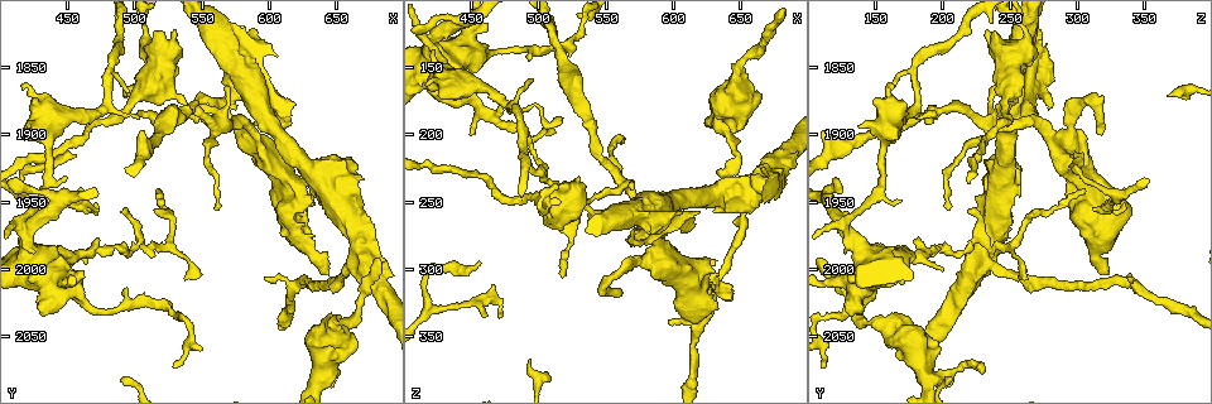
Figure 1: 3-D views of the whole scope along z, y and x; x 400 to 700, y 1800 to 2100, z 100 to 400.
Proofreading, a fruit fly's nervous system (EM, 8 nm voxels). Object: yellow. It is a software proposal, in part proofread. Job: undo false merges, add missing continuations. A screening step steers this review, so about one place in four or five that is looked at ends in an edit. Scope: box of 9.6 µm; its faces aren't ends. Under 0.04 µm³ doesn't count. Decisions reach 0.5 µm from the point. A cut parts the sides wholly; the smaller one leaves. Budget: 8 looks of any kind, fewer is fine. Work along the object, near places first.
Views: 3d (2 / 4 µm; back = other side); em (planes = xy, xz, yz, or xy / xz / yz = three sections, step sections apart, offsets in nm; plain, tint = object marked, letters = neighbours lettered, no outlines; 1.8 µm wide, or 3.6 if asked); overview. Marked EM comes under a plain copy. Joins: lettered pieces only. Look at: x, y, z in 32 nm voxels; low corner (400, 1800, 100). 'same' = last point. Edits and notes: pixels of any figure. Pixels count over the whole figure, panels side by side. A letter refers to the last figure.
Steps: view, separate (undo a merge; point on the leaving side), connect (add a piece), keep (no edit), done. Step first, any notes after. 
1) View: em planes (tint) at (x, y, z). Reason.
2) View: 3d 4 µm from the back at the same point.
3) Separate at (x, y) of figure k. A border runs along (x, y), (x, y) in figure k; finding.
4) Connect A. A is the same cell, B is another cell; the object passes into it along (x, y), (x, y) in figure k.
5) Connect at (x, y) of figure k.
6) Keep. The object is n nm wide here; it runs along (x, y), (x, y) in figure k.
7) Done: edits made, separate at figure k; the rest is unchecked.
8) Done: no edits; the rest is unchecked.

View: em yz step 4 (tint) at (456, 1918, 292). Thin end.

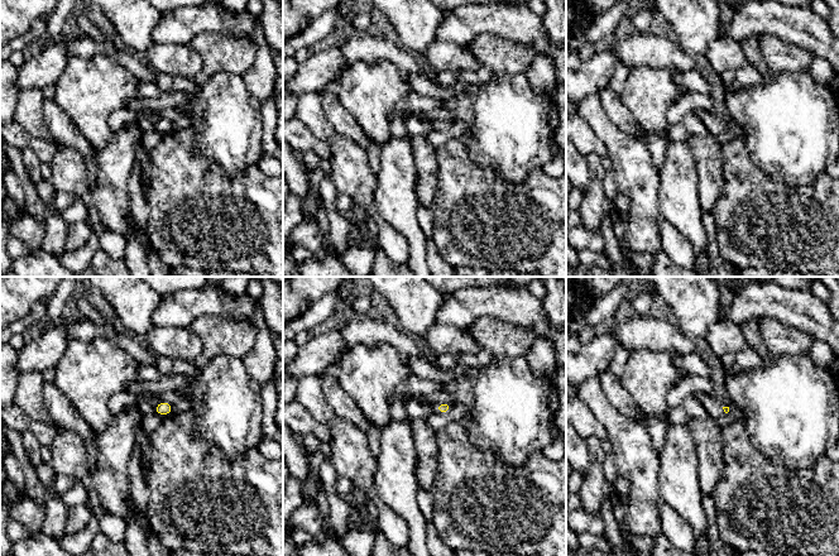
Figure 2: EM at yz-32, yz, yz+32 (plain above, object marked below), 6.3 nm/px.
View: em planes (letters) at the same point. Another direction.

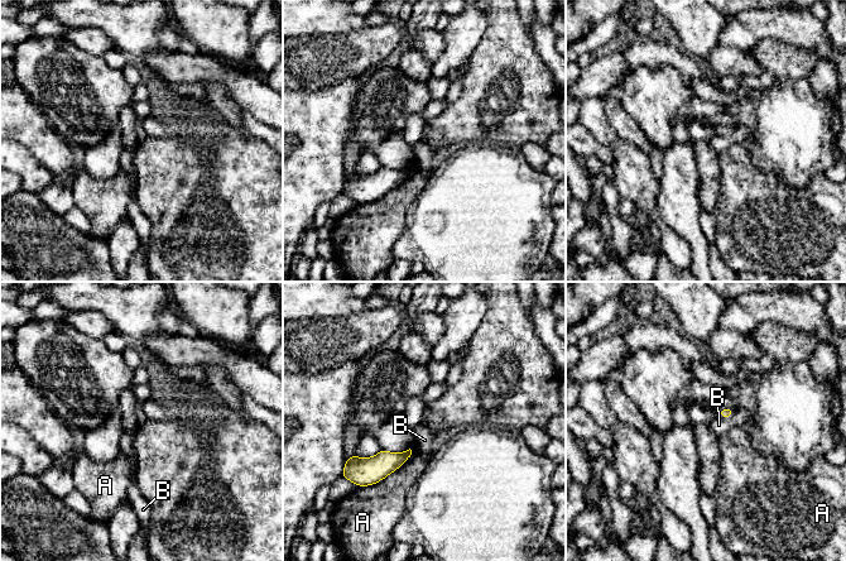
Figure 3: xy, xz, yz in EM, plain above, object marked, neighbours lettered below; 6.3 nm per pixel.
Keep. A and B are other cells; a border runs along (735, 410), (730, 416), (720, 418) in figure 3; no lettered piece goes on from it.

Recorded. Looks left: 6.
View: 3d 4 µm at (532, 1820, 232).

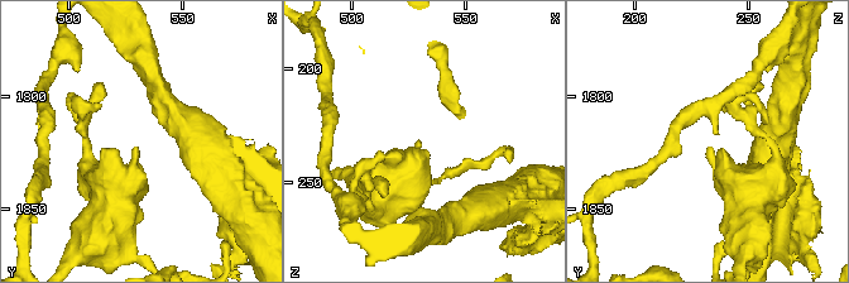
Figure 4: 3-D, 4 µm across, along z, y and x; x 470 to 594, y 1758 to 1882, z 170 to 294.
View: em planes (letters) at (531, 1821, 234). Shape alone is not enough.

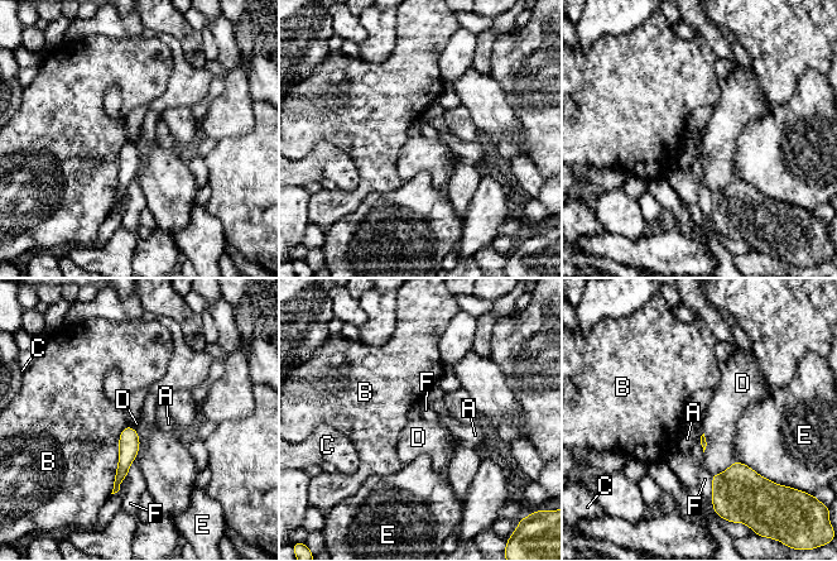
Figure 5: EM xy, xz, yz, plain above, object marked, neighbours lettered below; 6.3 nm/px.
Keep. A, B, C, D, E and F are other cells; a border runs along (735, 460), (725, 470), (712, 475) in figure 5; no lettered piece goes on from it.

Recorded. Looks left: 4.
View: em xy step 4 (tint) at (418, 1966, 128). Arms part here.

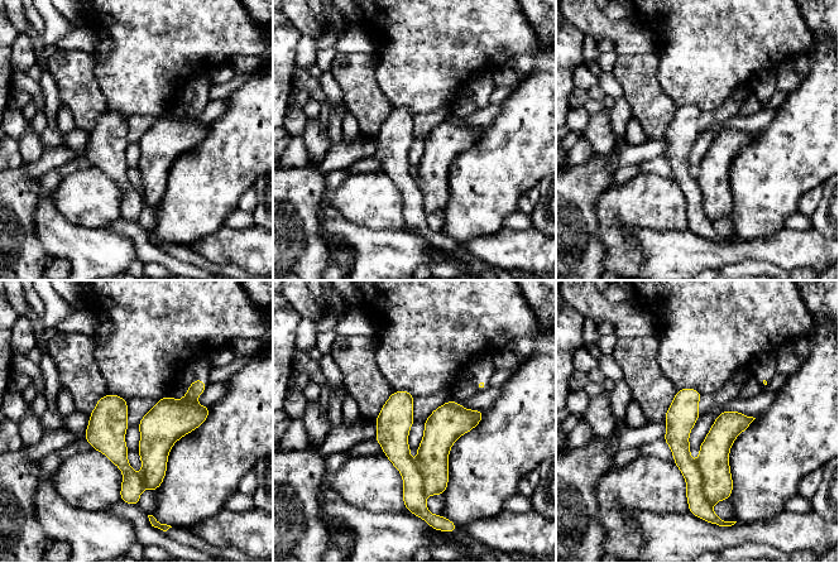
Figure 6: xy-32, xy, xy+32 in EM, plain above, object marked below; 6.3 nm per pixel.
View: em planes (letters) at the same point.

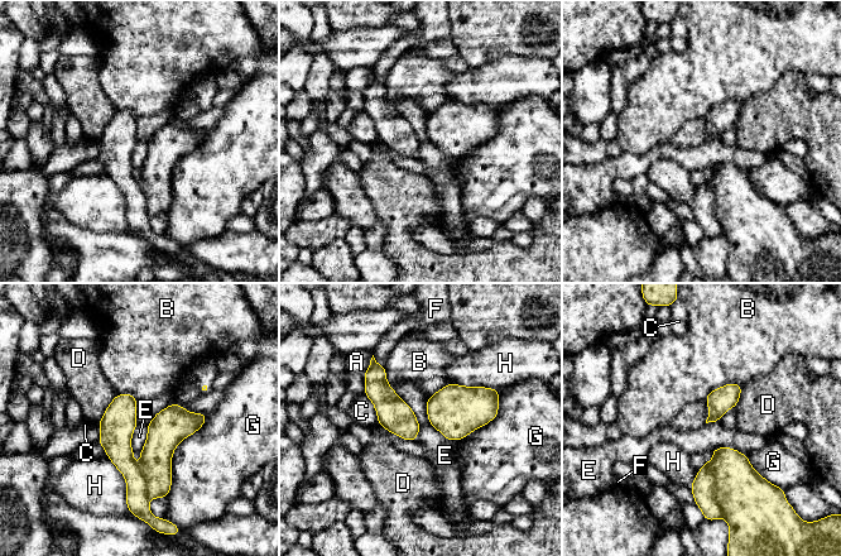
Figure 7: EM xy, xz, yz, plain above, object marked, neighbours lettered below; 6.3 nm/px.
Separate at (703, 487) of figure 7. The object is 130 nm wide here; A, B, C, D, E, F, G and H are other cells; a border runs along (705, 464), (721, 511) in figure 7; a second cell is stuck on.

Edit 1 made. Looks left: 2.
Done: edits made, separate at figure 7; the rest is unchecked.

